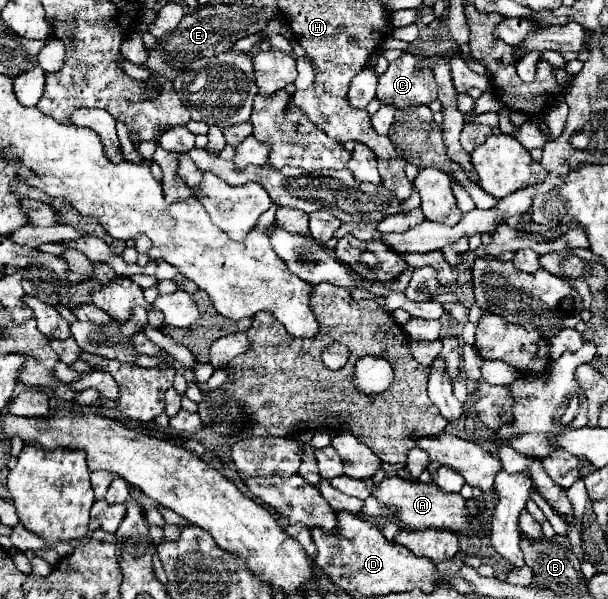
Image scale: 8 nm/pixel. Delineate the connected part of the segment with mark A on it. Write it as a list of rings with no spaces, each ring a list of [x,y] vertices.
[[[386,476],[382,482],[376,484],[374,496],[378,498],[380,506],[394,510],[394,516],[410,530],[448,528],[454,532],[470,532],[466,500],[454,492],[452,494],[440,492],[440,488],[436,488],[434,484],[420,484],[420,482],[404,480],[400,476]]]

